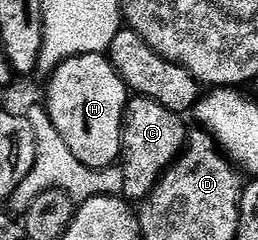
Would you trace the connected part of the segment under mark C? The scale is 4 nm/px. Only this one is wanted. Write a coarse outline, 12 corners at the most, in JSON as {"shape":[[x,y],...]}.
{"shape":[[148,97],[123,116],[123,193],[139,203],[183,152],[189,128]]}

